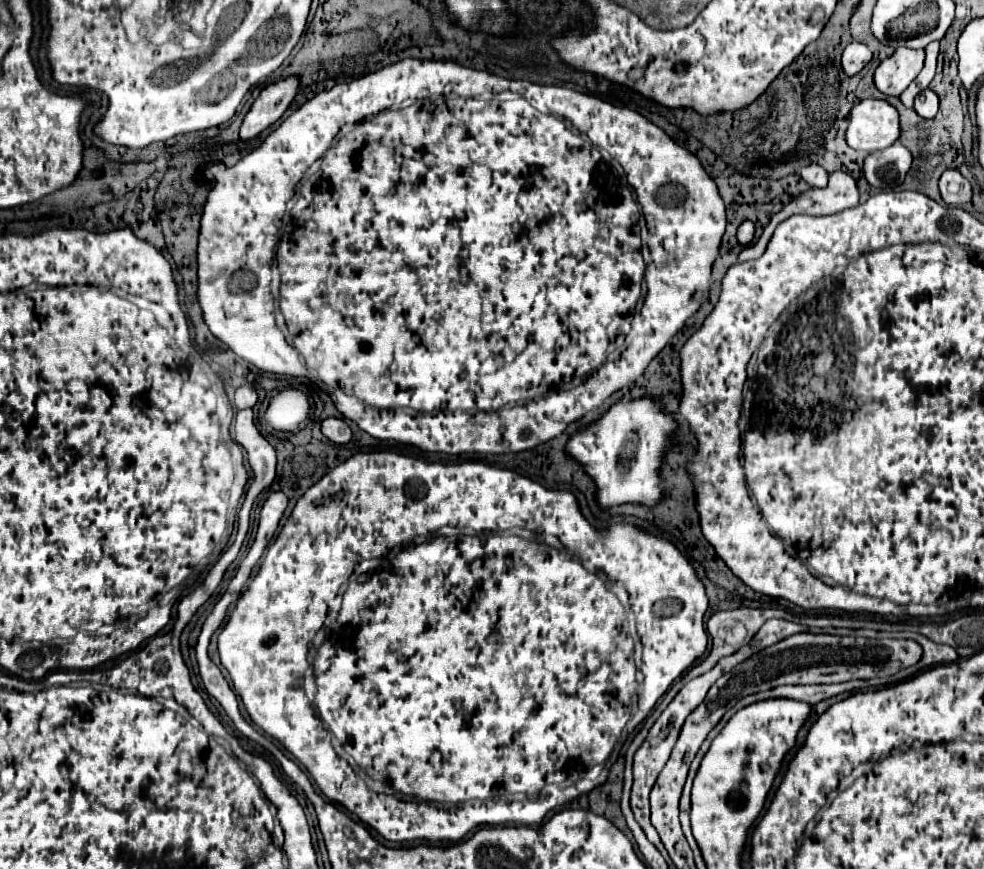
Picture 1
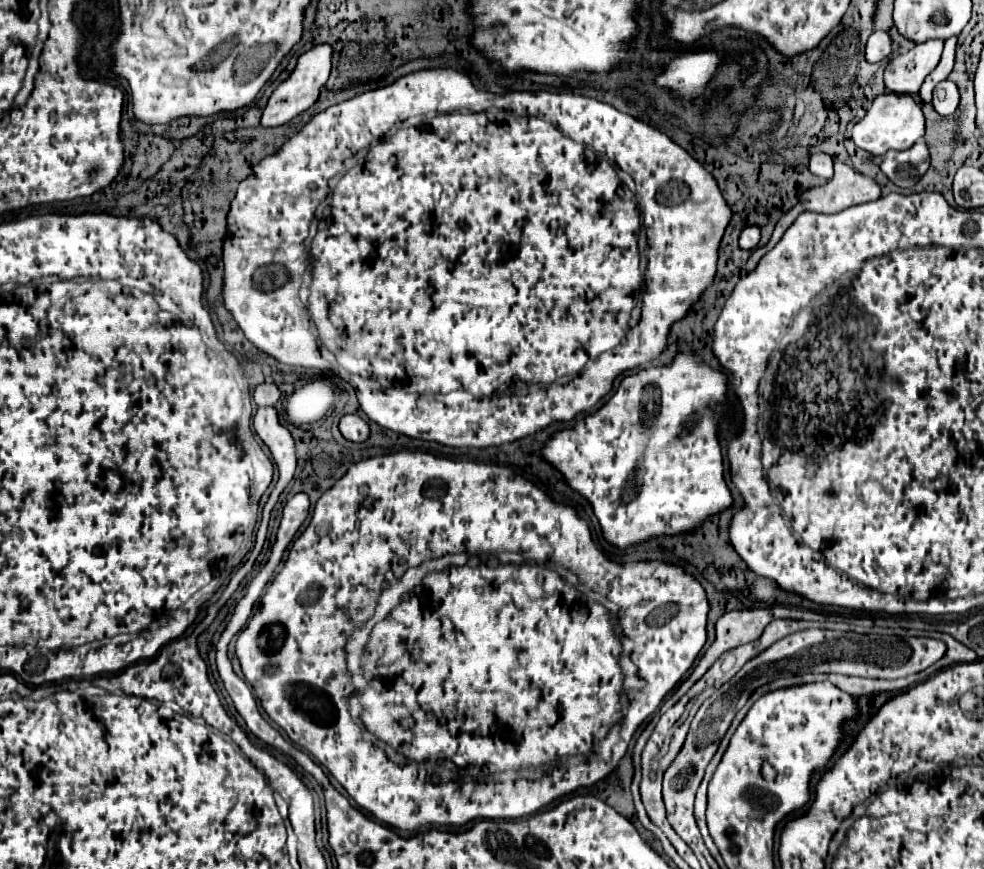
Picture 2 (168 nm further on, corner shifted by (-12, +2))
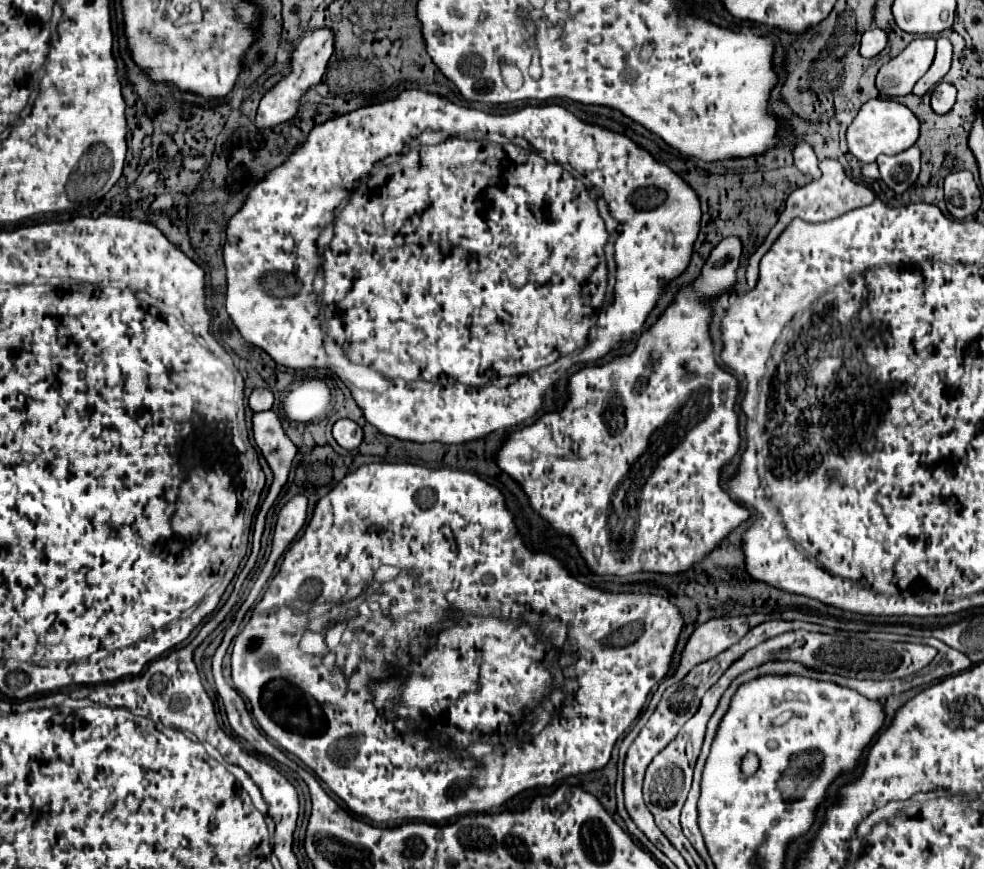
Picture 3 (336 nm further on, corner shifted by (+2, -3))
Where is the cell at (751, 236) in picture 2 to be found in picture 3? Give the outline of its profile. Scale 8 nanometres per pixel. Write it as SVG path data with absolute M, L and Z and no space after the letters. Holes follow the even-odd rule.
M725 237L709 255L701 277L693 283L693 287L685 287L681 289L681 293L677 295L675 303L659 317L659 321L641 335L635 351L627 357L621 359L613 359L611 363L603 365L603 367L583 367L581 371L577 371L571 379L569 379L569 401L561 411L555 413L547 413L543 415L539 421L535 421L529 427L523 427L515 433L511 433L505 441L505 445L501 447L499 455L497 455L497 465L509 473L517 483L521 483L523 491L527 493L531 507L545 517L547 521L551 521L551 527L555 527L557 531L569 533L583 559L587 561L589 569L597 575L629 575L629 573L637 573L637 571L655 571L655 573L679 573L679 571L687 571L693 563L697 563L703 555L707 555L709 551L713 551L723 537L727 537L727 533L731 529L735 529L739 523L743 523L745 519L749 519L749 511L743 509L741 505L737 505L719 485L719 473L721 467L737 453L739 449L739 431L737 431L737 413L735 413L735 397L737 397L737 379L729 373L725 373L721 367L717 367L715 363L715 355L713 355L713 345L707 333L709 327L709 319L711 319L711 309L701 305L703 297L713 297L713 295L721 295L723 291L731 291L735 285L735 271L739 267L739 257L741 257L741 239L739 237Z

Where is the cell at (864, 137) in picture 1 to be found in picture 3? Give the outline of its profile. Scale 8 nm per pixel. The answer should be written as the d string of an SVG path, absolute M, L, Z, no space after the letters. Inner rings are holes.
M869 99L861 105L857 117L847 129L847 147L849 153L855 155L861 163L873 163L879 155L897 155L911 145L915 145L919 137L919 121L917 117L901 103L893 99Z

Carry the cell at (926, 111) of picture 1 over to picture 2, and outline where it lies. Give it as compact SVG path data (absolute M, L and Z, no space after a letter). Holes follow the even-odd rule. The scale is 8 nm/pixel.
M943 80L935 86L933 92L933 106L941 116L949 116L959 106L959 90L951 80Z

